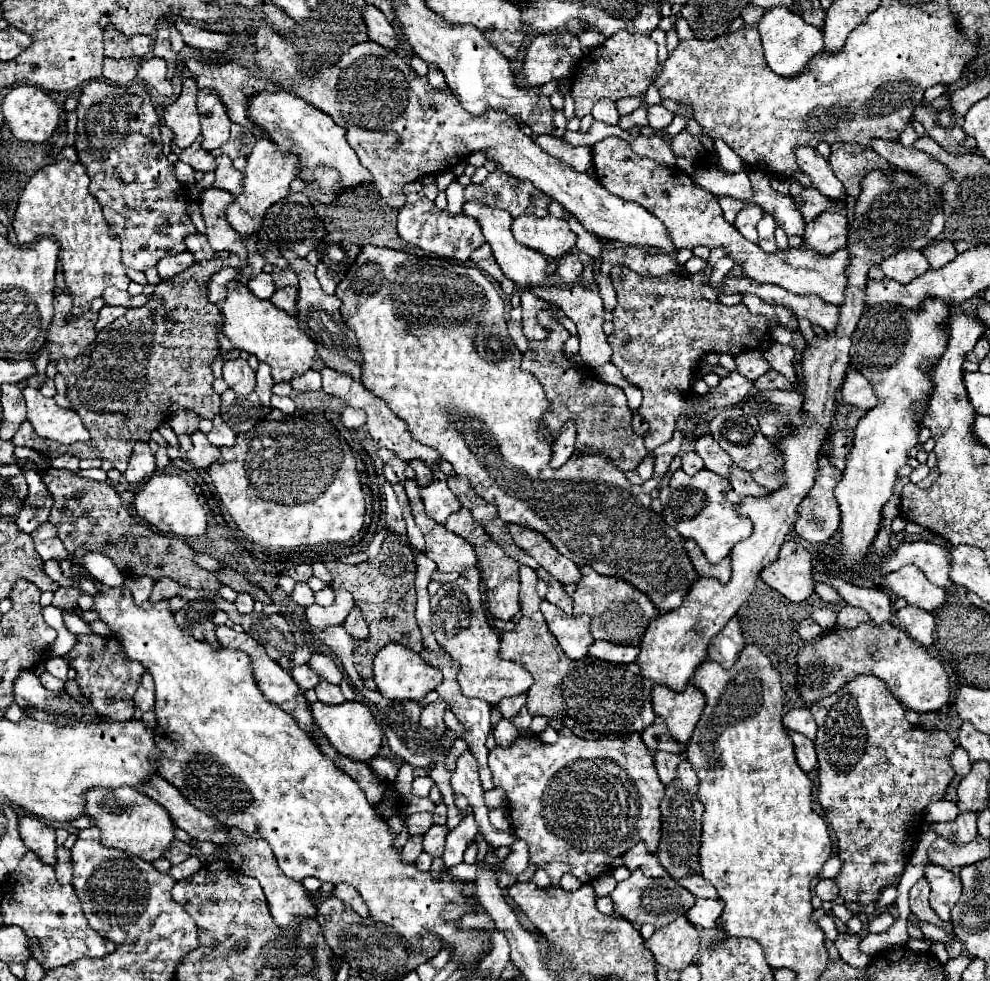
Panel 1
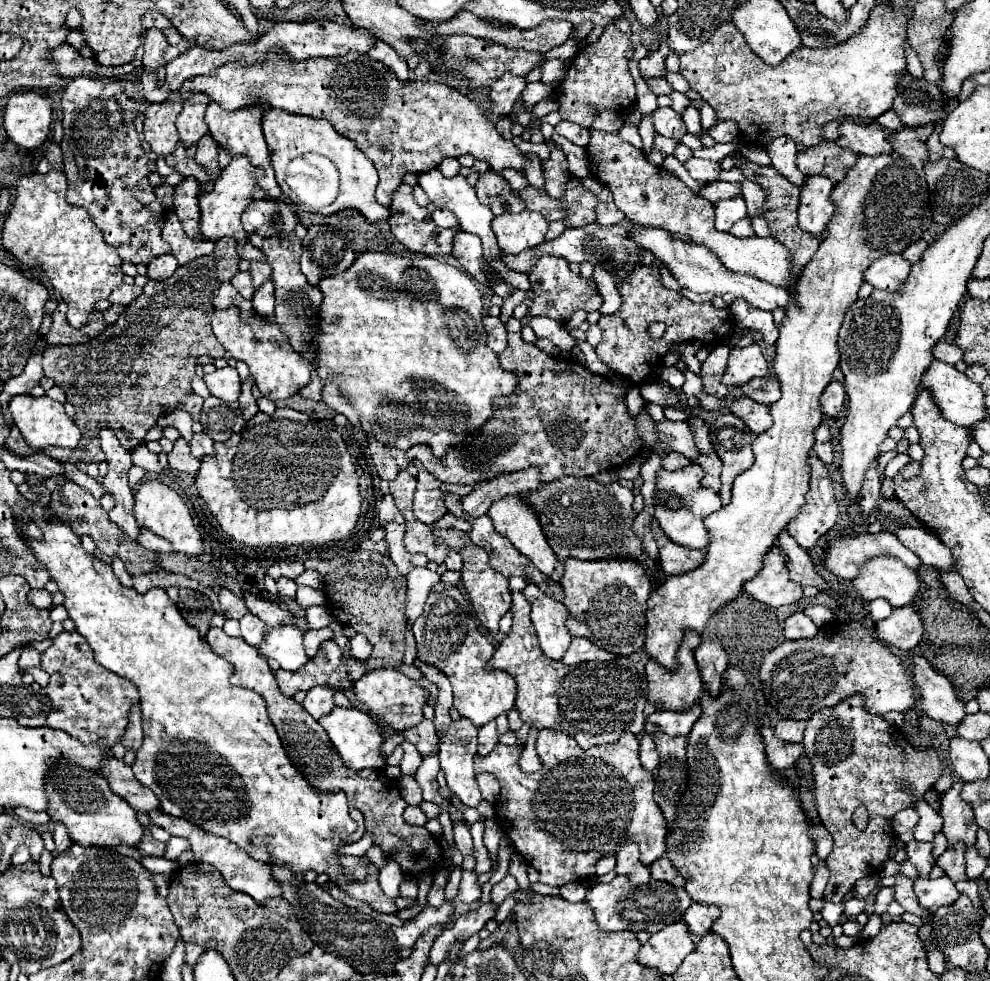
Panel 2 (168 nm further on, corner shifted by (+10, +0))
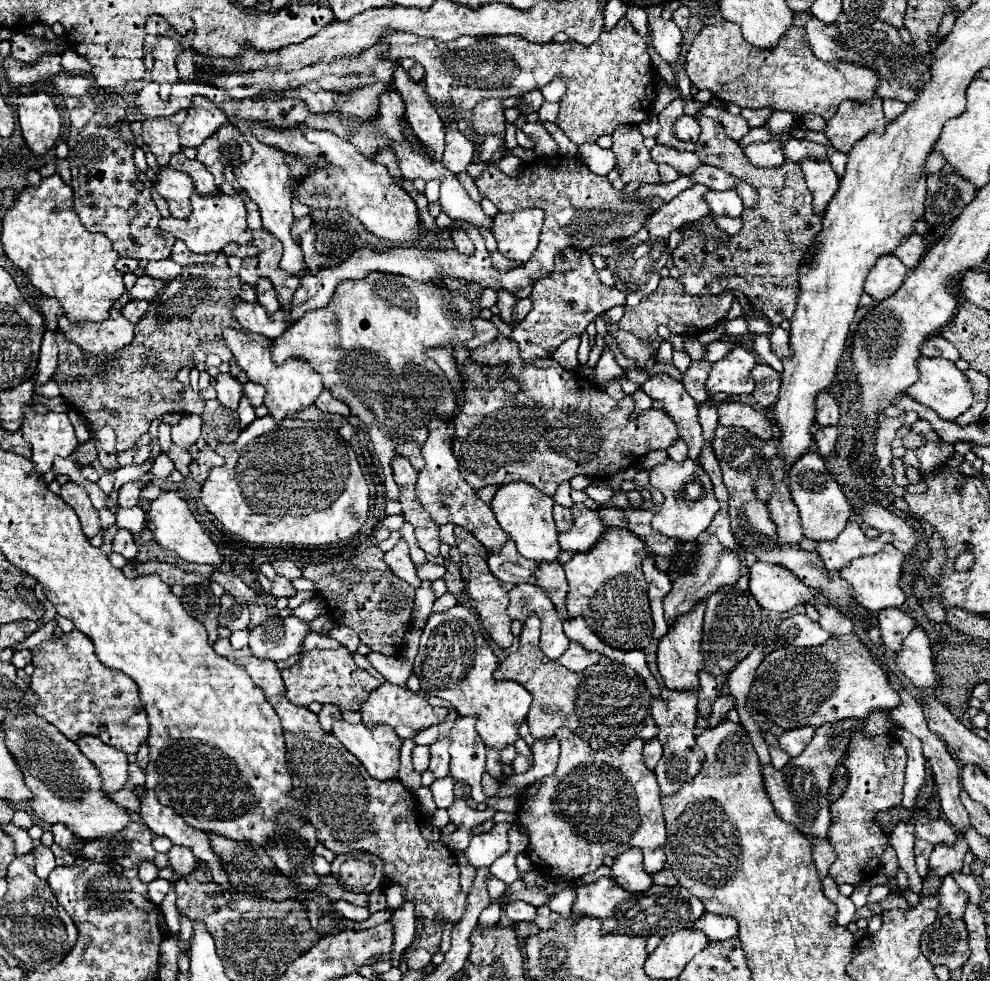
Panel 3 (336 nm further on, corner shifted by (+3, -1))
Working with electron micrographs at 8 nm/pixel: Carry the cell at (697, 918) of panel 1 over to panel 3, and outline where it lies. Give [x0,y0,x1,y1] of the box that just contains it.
[693,912,739,940]

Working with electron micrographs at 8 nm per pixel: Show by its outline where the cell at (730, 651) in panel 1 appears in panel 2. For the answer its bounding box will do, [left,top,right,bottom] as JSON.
[694,641,728,697]

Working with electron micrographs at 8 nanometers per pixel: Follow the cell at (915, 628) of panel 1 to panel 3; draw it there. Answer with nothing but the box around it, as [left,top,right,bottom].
[877,608,917,652]

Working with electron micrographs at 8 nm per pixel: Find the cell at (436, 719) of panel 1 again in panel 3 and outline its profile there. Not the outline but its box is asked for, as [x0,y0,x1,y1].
[429,740,449,778]

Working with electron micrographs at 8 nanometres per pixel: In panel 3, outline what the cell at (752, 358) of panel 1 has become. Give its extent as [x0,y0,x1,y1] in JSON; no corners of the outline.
[683,360,711,404]

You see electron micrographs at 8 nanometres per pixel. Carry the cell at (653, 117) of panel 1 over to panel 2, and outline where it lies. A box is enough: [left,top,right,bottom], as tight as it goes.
[652,107,686,141]

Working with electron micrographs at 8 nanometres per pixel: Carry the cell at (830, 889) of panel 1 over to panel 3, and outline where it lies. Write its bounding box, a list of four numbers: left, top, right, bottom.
[813,840,835,880]

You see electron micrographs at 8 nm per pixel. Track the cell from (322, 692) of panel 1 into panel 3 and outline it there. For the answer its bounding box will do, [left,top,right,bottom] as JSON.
[317,704,341,732]

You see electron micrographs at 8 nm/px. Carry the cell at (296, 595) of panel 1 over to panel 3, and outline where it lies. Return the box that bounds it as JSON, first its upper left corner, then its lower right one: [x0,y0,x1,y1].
[271,576,297,598]

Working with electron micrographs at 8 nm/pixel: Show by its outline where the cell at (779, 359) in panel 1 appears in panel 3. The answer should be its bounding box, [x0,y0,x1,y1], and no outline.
[707,346,757,394]

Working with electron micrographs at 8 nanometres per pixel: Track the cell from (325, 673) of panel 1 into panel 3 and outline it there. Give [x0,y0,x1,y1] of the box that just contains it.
[249,616,309,660]

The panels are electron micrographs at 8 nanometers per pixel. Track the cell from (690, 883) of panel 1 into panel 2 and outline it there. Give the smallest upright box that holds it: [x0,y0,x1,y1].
[650,857,684,887]

